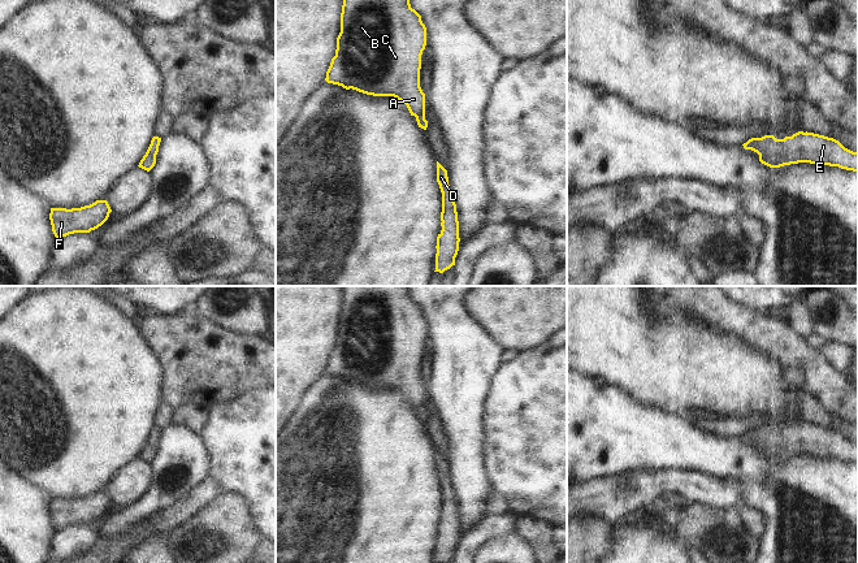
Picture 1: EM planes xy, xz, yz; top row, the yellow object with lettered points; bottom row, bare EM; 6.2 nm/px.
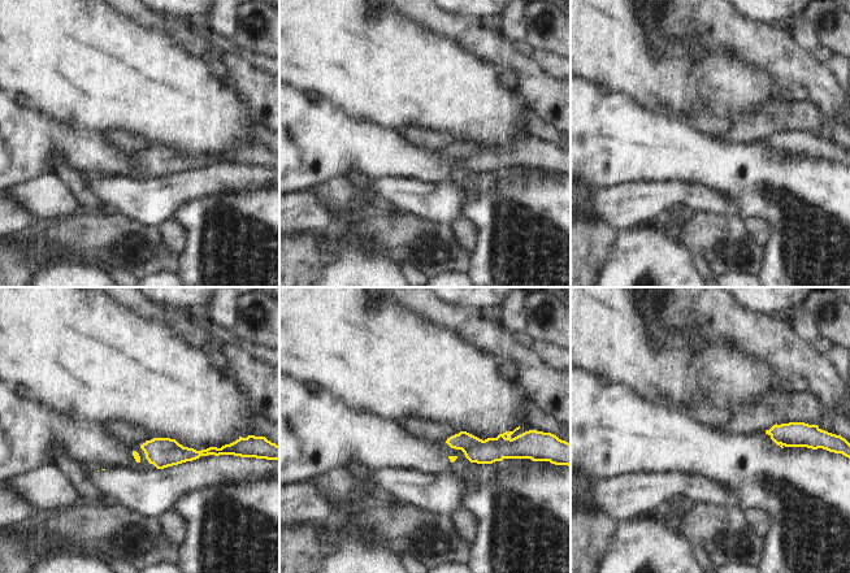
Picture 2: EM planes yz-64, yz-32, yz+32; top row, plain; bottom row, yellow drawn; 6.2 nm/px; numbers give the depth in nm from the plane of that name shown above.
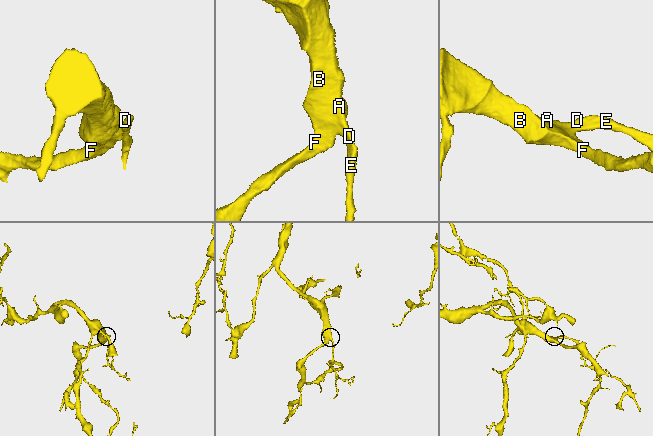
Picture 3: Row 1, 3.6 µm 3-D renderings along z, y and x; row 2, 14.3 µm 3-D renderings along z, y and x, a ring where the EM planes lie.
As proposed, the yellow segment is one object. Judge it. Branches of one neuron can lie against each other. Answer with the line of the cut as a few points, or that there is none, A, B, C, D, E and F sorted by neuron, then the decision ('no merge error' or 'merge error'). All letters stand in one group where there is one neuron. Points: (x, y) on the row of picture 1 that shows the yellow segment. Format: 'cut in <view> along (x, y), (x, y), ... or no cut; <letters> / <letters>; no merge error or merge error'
no cut; A B C D E F; no merge error

